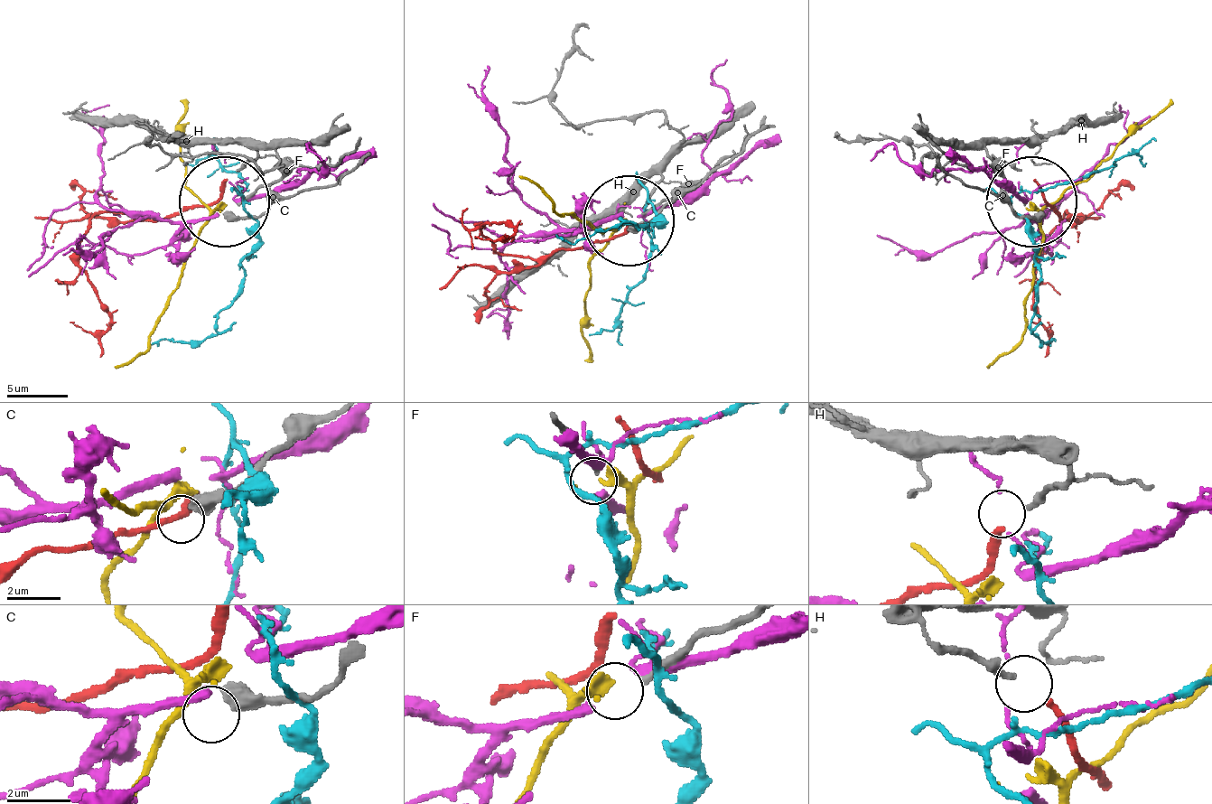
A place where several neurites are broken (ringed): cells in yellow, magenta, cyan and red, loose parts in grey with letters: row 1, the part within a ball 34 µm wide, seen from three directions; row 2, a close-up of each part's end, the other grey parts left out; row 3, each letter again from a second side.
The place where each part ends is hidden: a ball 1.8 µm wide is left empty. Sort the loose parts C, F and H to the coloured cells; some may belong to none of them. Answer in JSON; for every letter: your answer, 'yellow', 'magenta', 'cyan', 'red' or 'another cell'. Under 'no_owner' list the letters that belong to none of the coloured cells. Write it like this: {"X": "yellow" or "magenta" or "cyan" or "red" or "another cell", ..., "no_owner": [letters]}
{"C": "another cell", "F": "yellow", "H": "red", "no_owner": ["C"]}

